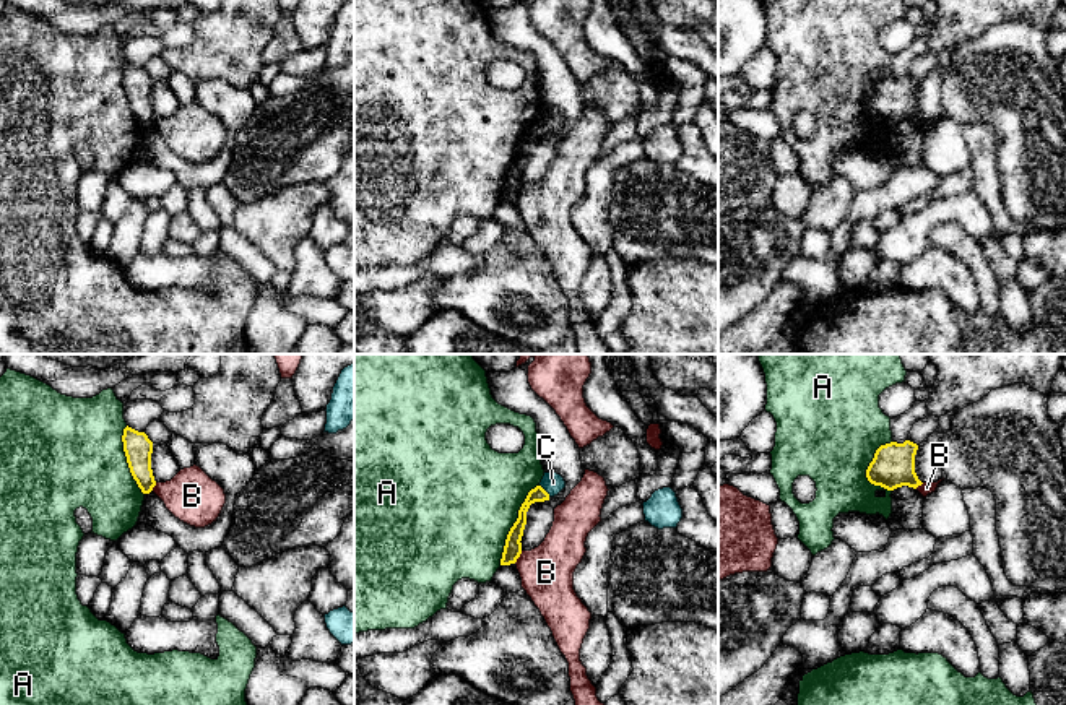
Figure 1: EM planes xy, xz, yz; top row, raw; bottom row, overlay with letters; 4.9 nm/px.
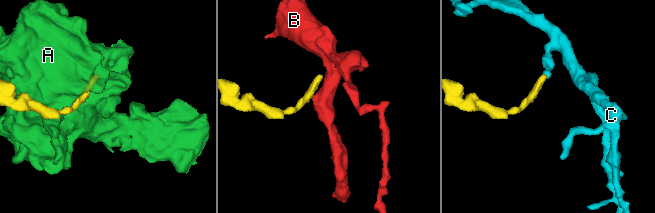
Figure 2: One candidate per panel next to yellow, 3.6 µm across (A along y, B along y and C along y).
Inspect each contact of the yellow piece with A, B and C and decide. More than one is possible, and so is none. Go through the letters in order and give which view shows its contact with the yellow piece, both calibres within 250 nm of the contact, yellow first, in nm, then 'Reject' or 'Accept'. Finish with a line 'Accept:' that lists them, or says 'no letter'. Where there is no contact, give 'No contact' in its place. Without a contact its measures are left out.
A: Touches yellow in xz. Thickness 90 nm (yellow) against 500 nm. Reject
B: Touches yellow in xz. Thickness 90 nm (yellow) against 260 nm. Reject
C: Touches yellow in xz. Thickness 80 nm (yellow) against 110 nm. Reject
Accept: no letter

